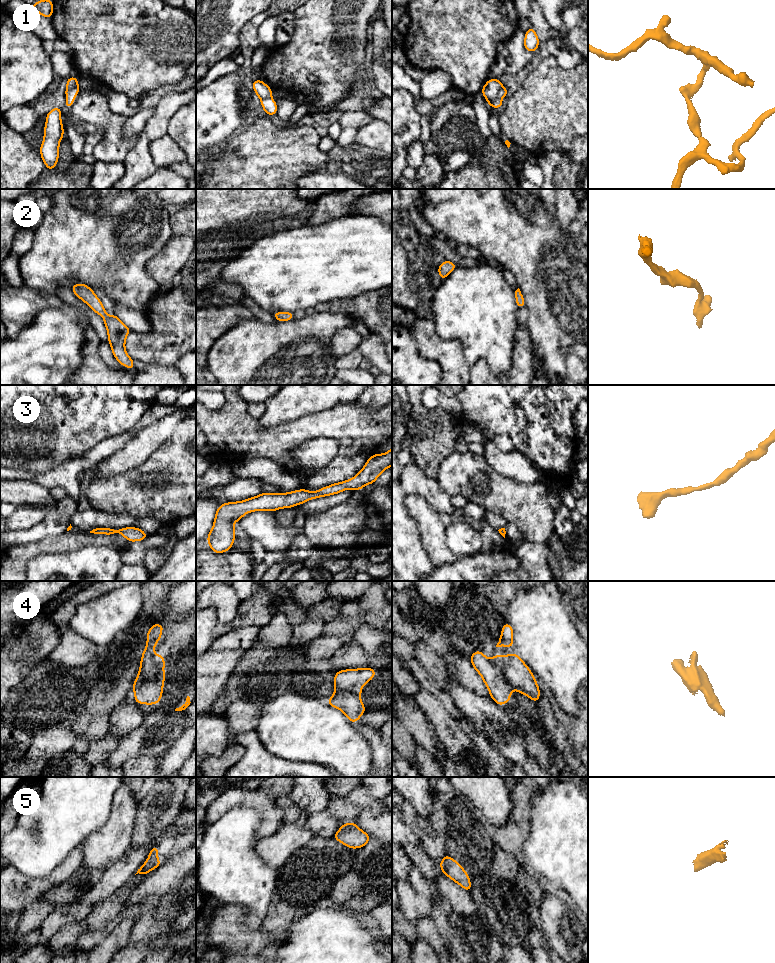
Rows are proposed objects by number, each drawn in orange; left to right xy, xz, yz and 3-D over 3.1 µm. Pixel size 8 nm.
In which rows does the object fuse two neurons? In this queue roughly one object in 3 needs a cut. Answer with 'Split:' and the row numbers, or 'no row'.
Split: 1, 4

